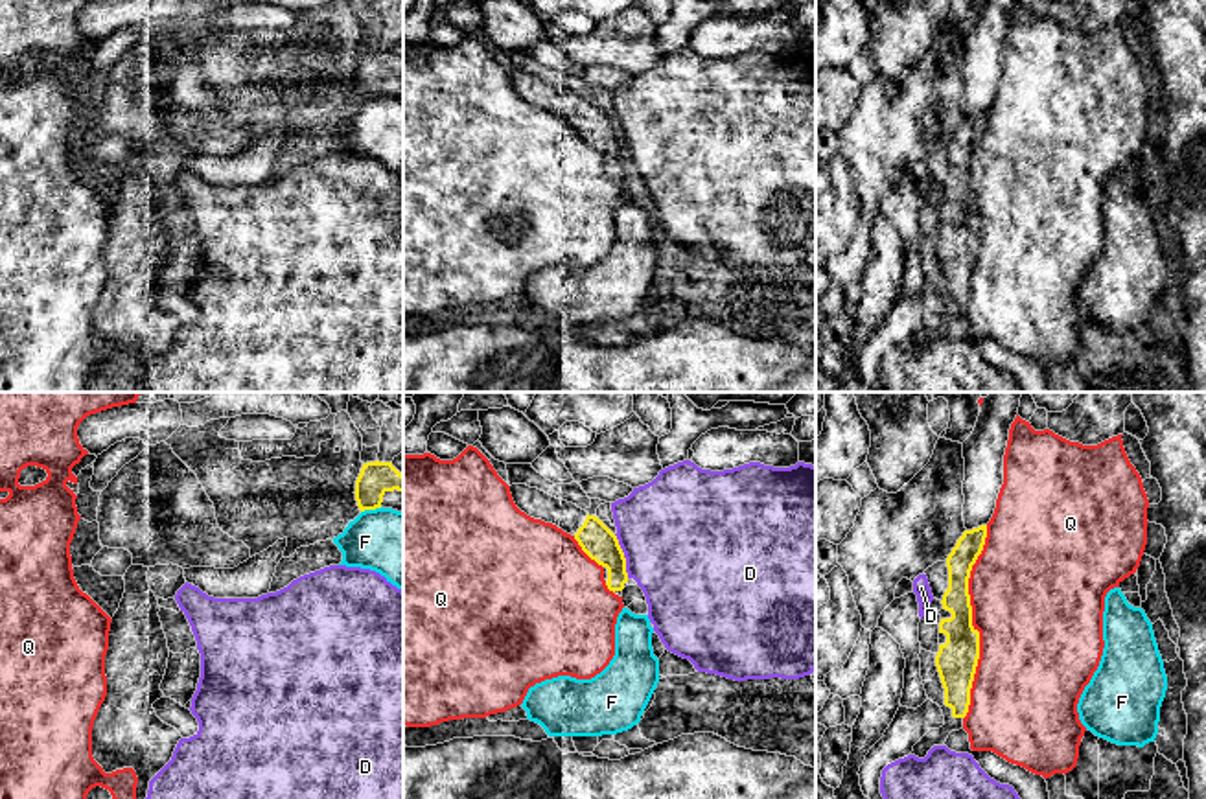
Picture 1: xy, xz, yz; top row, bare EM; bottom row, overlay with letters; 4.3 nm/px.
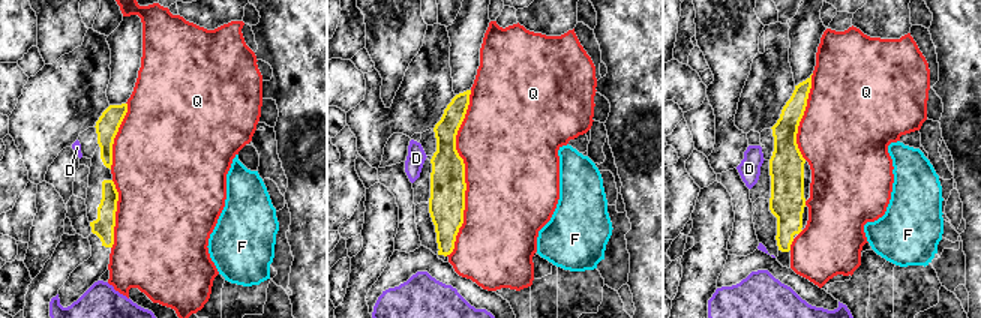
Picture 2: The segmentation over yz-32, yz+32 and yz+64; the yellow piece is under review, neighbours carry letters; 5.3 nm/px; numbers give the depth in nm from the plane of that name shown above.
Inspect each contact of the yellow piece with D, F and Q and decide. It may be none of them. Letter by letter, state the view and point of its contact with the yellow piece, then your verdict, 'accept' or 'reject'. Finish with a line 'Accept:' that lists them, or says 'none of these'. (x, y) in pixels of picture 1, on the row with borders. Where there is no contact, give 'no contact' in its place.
D: xz (623, 556) | reject
F: xy (371, 509) | reject
Q: yz (971, 623) | reject
Accept: none of these

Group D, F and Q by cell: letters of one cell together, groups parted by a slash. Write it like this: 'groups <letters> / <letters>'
groups D / F / Q

